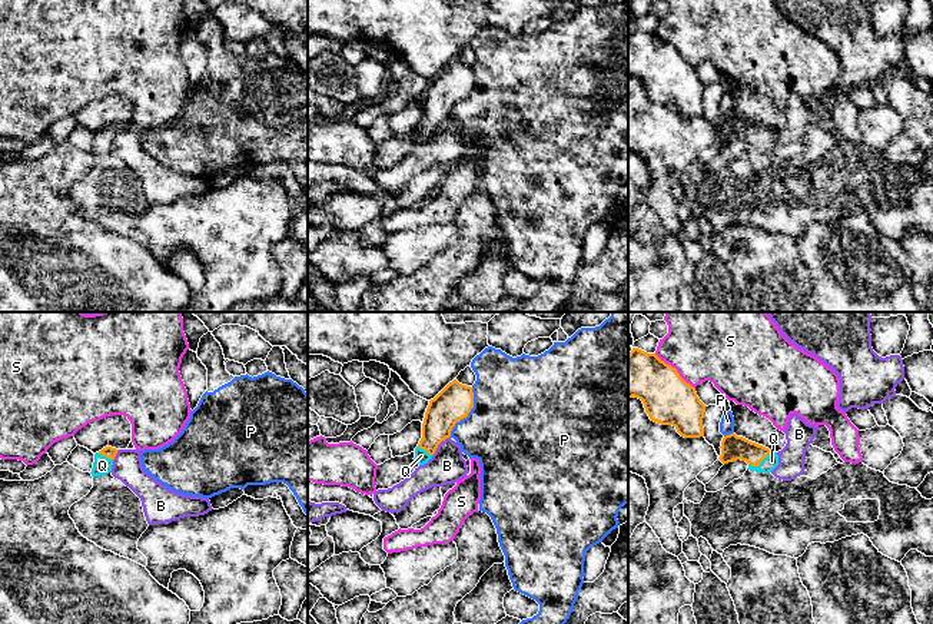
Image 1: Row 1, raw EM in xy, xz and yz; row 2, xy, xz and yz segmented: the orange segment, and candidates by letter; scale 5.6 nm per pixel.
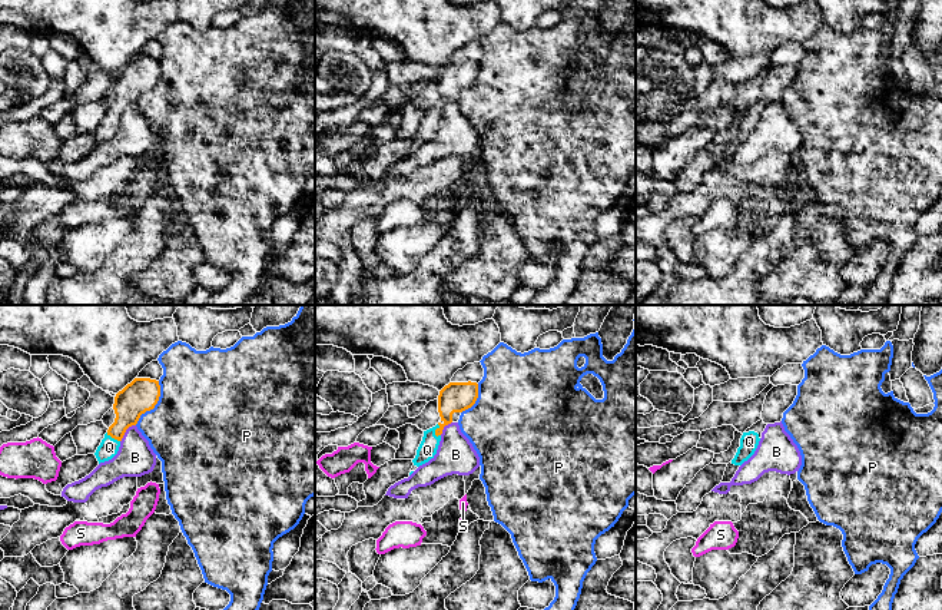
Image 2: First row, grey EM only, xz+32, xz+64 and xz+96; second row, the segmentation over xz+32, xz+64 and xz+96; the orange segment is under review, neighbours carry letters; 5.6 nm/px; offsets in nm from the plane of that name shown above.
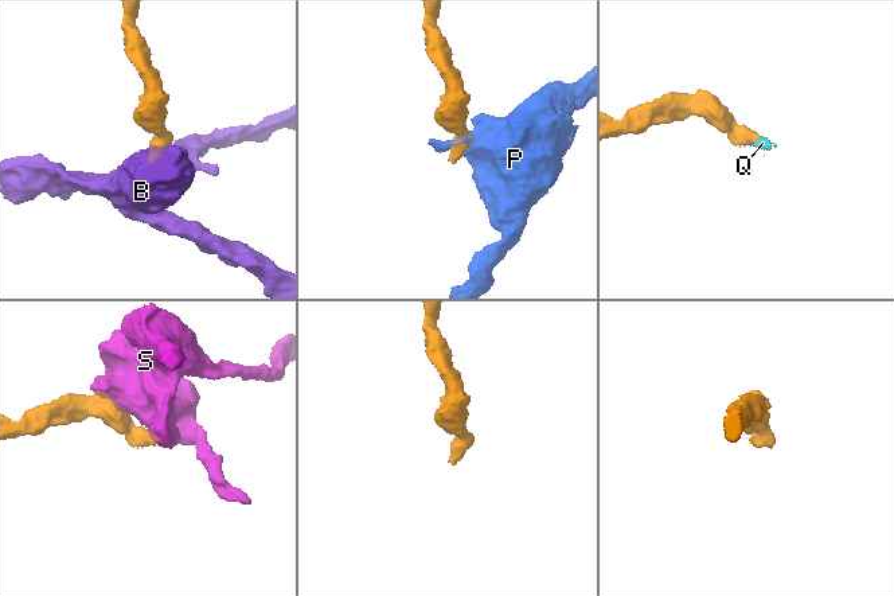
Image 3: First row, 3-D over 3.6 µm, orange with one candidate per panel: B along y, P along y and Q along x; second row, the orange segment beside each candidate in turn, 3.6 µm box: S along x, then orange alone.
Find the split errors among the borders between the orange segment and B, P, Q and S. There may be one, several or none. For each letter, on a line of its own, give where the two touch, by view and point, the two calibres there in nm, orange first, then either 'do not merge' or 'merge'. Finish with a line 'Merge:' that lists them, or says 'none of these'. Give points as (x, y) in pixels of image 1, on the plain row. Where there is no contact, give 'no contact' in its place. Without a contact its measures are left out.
B: meets orange in xz at (438, 123); 200 nm thick on the orange side, 200 nm on the other; do not merge
P: meets orange in xz at (468, 92); 200 nm thick on the orange side, 480 nm on the other; do not merge
Q: meets orange in yz at (760, 140); 140 nm thick on the orange side, 80 nm on the other; merge
S: meets orange in yz at (676, 49); 280 nm thick on the orange side, 340 nm on the other; do not merge
Merge: Q

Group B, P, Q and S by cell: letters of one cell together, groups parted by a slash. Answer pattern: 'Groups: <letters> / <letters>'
Groups: B / P / Q / S

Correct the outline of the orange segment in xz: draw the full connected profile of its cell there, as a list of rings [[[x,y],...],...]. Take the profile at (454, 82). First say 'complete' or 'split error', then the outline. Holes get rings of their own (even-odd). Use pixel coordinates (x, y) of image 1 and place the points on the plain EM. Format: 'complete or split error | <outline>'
split error | [[[456,59],[431,79],[422,103],[422,117],[415,127],[415,142],[426,143],[438,125],[451,116],[455,103],[466,97],[472,87],[472,67],[459,63]]]

